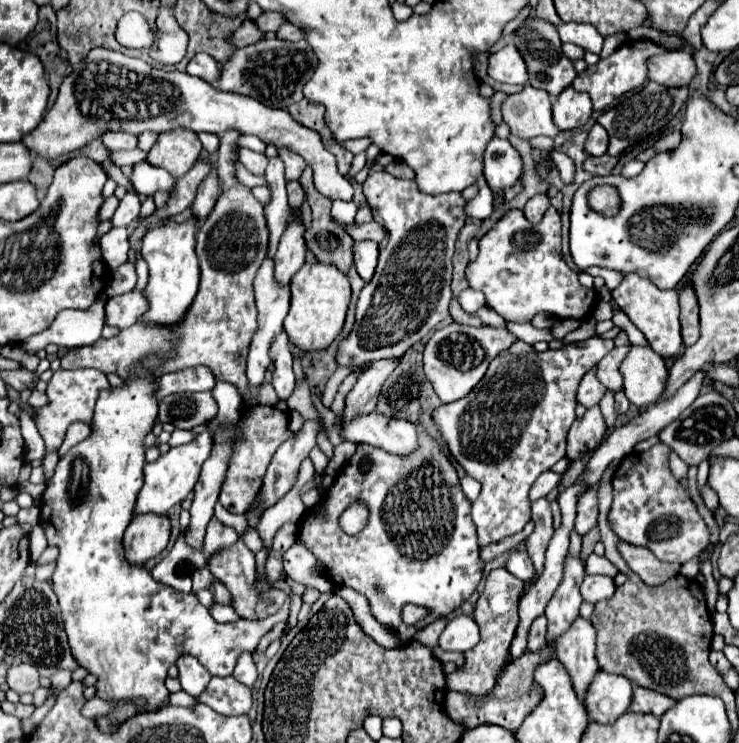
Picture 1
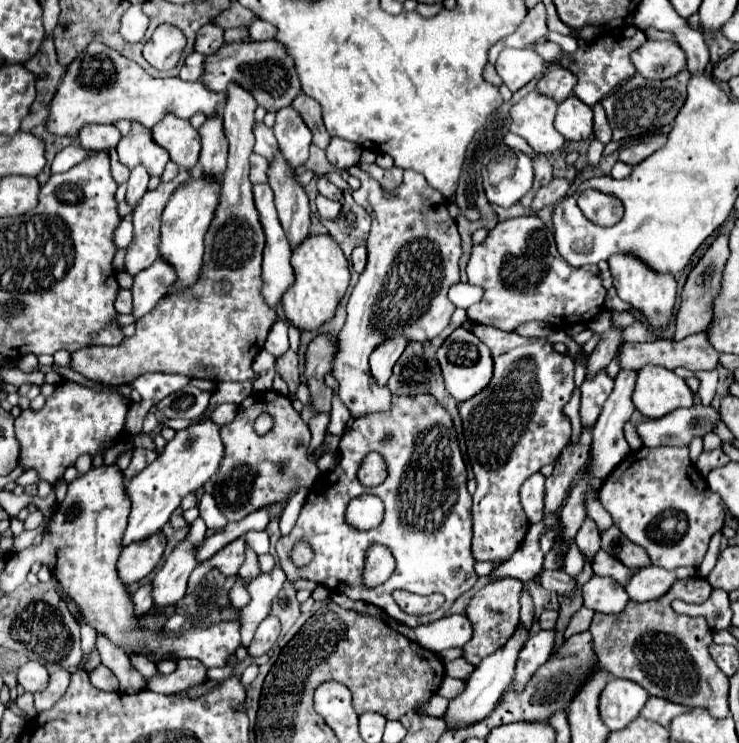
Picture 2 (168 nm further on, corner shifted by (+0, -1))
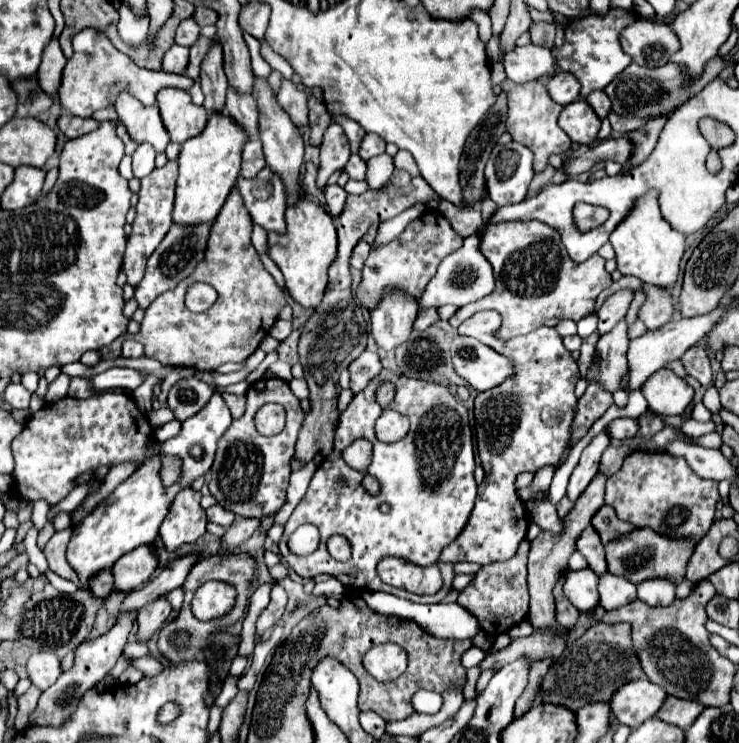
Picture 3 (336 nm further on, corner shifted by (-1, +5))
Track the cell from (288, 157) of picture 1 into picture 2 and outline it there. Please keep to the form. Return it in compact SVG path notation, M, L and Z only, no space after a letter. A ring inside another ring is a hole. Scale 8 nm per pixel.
M292 107L280 109L276 113L274 135L278 139L282 155L292 167L298 167L308 159L308 147L310 147L312 135L310 135L310 129L300 119L298 111L294 111Z

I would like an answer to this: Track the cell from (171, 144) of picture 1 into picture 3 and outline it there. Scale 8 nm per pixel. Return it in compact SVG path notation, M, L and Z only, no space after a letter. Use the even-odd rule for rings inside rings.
M161 89L157 93L157 107L173 143L185 143L201 135L209 119L205 109L193 105L191 95L181 89Z

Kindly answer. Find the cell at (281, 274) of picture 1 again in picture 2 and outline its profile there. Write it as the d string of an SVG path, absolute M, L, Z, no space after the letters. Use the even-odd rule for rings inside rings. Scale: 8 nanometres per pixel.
M280 151L276 153L276 159L272 159L272 163L268 165L268 183L276 197L274 201L280 223L294 249L310 233L310 207L304 187L296 181L294 169L284 163Z

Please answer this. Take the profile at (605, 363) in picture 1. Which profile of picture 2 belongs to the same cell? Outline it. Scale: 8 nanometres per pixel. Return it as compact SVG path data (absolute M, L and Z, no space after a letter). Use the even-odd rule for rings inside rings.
M708 329L702 333L690 335L688 339L674 341L674 339L656 339L650 343L622 343L620 347L620 365L622 369L640 369L644 365L662 365L666 369L686 367L690 371L704 371L704 369L716 369L720 353L708 343Z

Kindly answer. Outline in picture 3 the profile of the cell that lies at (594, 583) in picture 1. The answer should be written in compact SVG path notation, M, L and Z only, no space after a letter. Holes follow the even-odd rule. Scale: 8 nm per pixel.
M603 573L599 577L597 589L599 589L599 605L605 611L619 609L637 599L635 585L631 581L625 581L625 577L617 577L611 573Z

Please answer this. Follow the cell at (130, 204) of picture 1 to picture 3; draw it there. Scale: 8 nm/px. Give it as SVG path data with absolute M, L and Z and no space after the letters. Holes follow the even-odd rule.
M139 145L133 153L133 175L137 179L147 177L155 169L155 153L149 145Z

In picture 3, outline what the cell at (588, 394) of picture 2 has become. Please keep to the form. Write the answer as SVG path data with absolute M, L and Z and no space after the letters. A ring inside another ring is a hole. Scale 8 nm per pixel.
M621 321L617 329L607 333L605 337L599 339L597 343L597 355L593 355L589 371L587 371L587 381L597 381L605 391L615 393L621 387L621 379L627 373L625 365L625 353L627 353L629 337L627 337L627 325Z

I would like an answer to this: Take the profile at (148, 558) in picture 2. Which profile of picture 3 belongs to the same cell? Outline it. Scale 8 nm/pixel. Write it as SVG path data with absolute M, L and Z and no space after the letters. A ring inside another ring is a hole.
M141 545L125 553L125 557L121 557L121 561L111 567L111 573L115 577L115 589L131 591L135 587L141 587L151 579L157 565L159 555L155 551L155 545Z

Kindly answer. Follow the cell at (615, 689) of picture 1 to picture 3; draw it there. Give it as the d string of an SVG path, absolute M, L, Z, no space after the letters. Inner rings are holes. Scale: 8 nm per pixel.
M635 679L629 681L625 685L621 685L609 705L611 705L611 713L617 717L617 721L621 725L627 727L639 727L645 719L653 717L657 713L657 709L663 705L663 699L667 697L667 693L653 685L647 679Z

